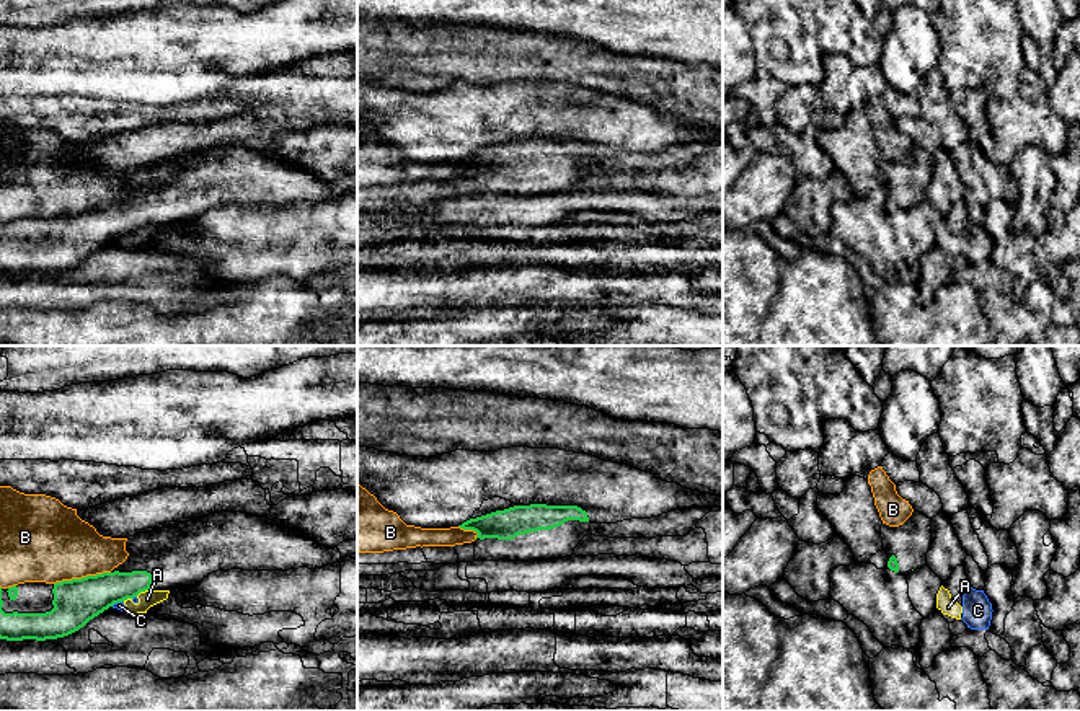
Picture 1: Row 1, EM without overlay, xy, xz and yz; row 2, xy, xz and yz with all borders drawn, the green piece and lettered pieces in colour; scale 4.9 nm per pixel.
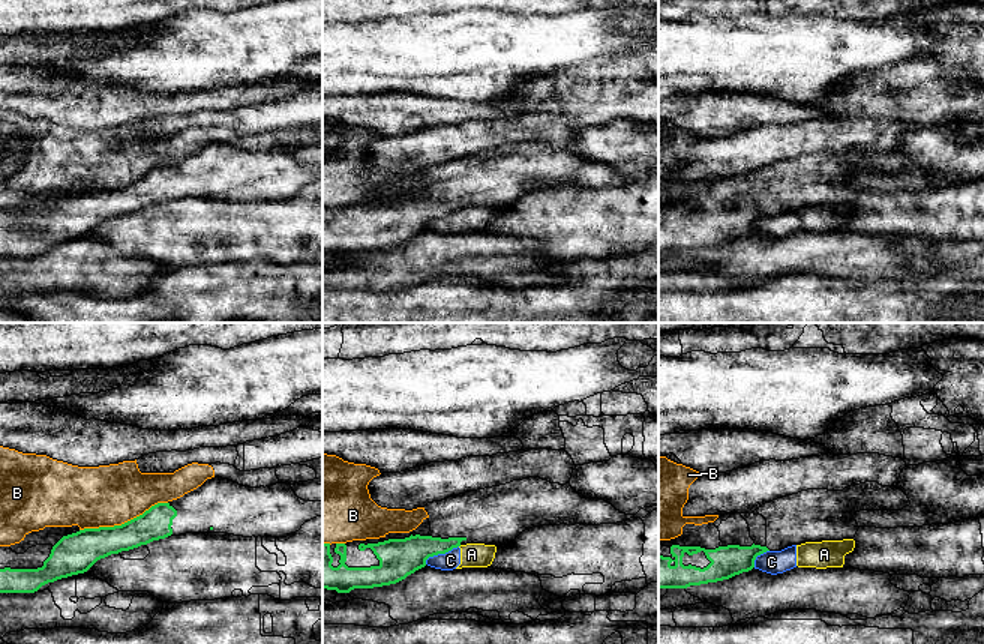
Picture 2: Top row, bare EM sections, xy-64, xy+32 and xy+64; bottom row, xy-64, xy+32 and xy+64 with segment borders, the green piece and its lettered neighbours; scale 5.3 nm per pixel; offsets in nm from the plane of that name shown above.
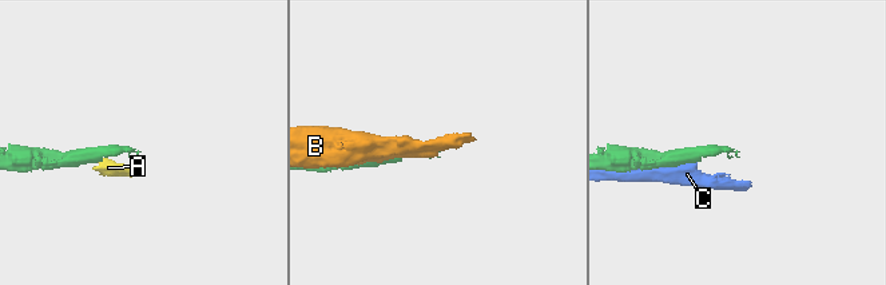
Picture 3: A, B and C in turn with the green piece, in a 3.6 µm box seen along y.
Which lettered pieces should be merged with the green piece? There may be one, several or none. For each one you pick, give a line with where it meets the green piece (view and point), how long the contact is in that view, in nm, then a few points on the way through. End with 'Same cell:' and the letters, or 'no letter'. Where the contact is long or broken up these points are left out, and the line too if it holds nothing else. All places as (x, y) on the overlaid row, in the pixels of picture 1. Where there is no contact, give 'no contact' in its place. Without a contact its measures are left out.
Same cell: no letter

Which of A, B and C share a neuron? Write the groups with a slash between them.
A C / B

